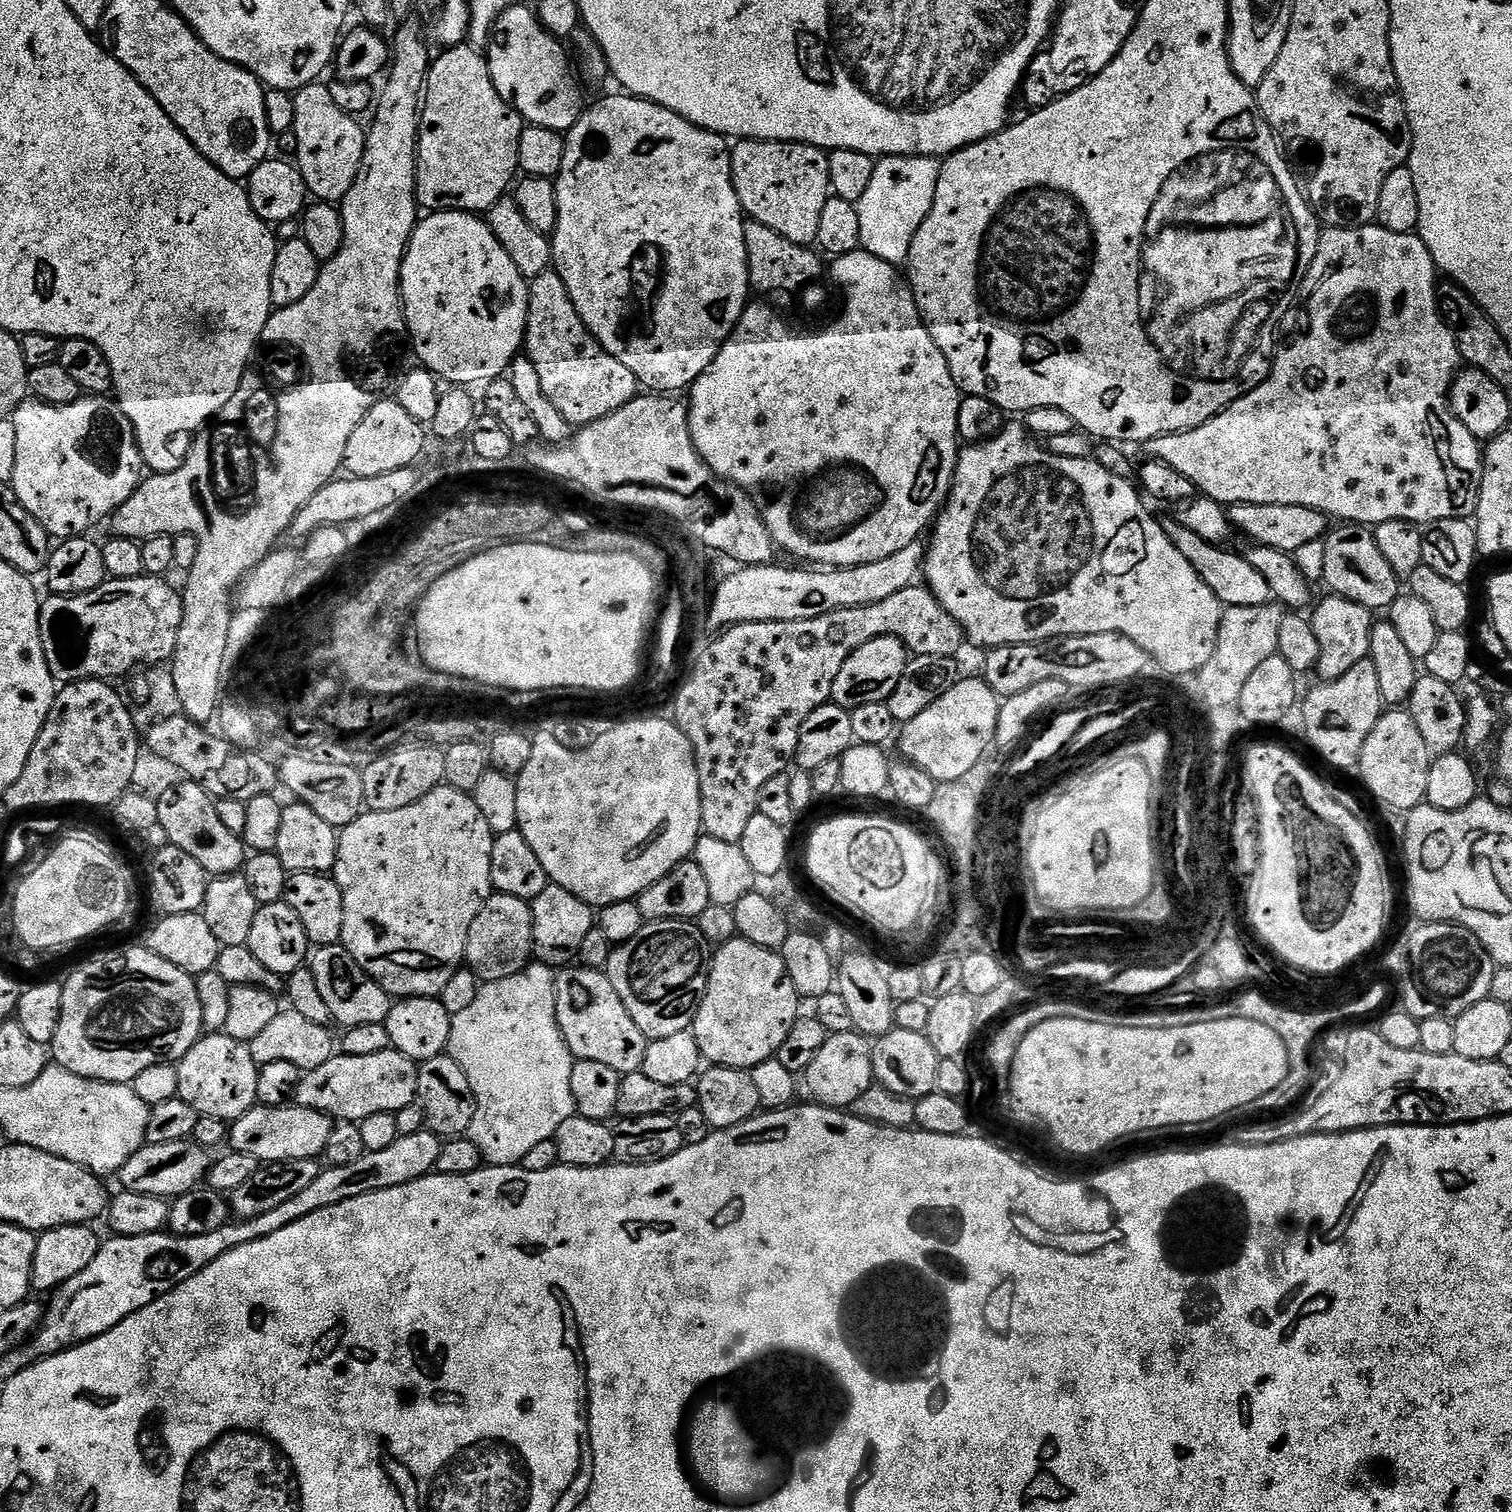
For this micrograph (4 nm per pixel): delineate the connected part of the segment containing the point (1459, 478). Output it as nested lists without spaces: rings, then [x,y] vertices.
[[[1376,222],[1364,224],[1360,228],[1325,227],[1323,231],[1321,231],[1320,245],[1316,251],[1314,262],[1308,268],[1308,272],[1311,276],[1328,276],[1328,280],[1324,280],[1324,288],[1320,288],[1320,292],[1316,295],[1316,300],[1312,300],[1312,336],[1308,336],[1308,340],[1304,340],[1304,344],[1296,344],[1296,348],[1277,351],[1272,362],[1272,373],[1270,373],[1257,388],[1250,390],[1245,396],[1239,396],[1229,408],[1223,408],[1218,415],[1211,416],[1209,420],[1202,422],[1202,426],[1198,426],[1197,428],[1191,428],[1185,432],[1171,432],[1165,436],[1159,436],[1153,440],[1148,440],[1142,446],[1143,451],[1148,451],[1147,455],[1151,457],[1151,459],[1162,462],[1166,466],[1170,466],[1170,470],[1178,470],[1178,474],[1182,474],[1196,487],[1199,495],[1208,496],[1214,502],[1225,506],[1231,506],[1233,504],[1306,506],[1310,510],[1318,510],[1323,516],[1329,517],[1333,521],[1351,522],[1361,526],[1375,526],[1382,522],[1390,522],[1391,520],[1405,520],[1411,524],[1423,526],[1426,524],[1433,524],[1439,520],[1468,520],[1469,518],[1475,517],[1476,507],[1478,506],[1478,494],[1480,493],[1480,483],[1482,482],[1482,470],[1484,469],[1484,454],[1481,441],[1477,440],[1474,434],[1470,434],[1470,430],[1466,430],[1466,426],[1462,426],[1462,422],[1458,422],[1458,418],[1452,413],[1452,408],[1448,404],[1448,391],[1452,388],[1452,379],[1456,377],[1462,361],[1458,342],[1454,338],[1450,326],[1445,322],[1444,317],[1441,316],[1440,307],[1436,301],[1436,290],[1438,287],[1438,279],[1436,280],[1436,276],[1438,277],[1438,269],[1434,258],[1430,258],[1430,250],[1426,250],[1426,246],[1420,241],[1419,235],[1411,232],[1386,230],[1380,227],[1379,223]]]

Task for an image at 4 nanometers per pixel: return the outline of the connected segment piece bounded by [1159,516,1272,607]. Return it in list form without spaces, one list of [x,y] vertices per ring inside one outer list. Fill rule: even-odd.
[[[1161,517],[1159,519],[1162,530],[1173,542],[1175,549],[1185,555],[1186,560],[1194,566],[1195,572],[1199,575],[1210,590],[1219,598],[1221,605],[1227,606],[1260,606],[1271,601],[1272,595],[1266,578],[1258,573],[1250,563],[1246,562],[1241,553],[1234,553],[1226,550],[1221,545],[1206,542],[1192,530],[1187,530],[1175,520],[1175,517]]]

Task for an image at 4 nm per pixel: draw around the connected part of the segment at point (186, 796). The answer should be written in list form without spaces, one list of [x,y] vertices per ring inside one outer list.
[[[189,780],[181,781],[156,801],[159,816],[157,822],[164,827],[170,843],[197,859],[198,864],[211,877],[235,875],[243,869],[248,857],[243,839],[223,825],[215,799],[200,784]]]

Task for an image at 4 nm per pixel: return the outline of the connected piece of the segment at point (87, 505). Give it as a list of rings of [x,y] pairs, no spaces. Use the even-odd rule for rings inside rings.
[[[84,394],[66,406],[54,406],[29,398],[17,406],[10,418],[18,434],[18,459],[11,485],[18,494],[18,502],[22,502],[34,518],[38,518],[49,537],[61,541],[91,533],[92,524],[100,524],[103,520],[105,523],[139,486],[142,479],[140,471],[145,471],[146,465],[136,441],[134,426],[115,399]]]

